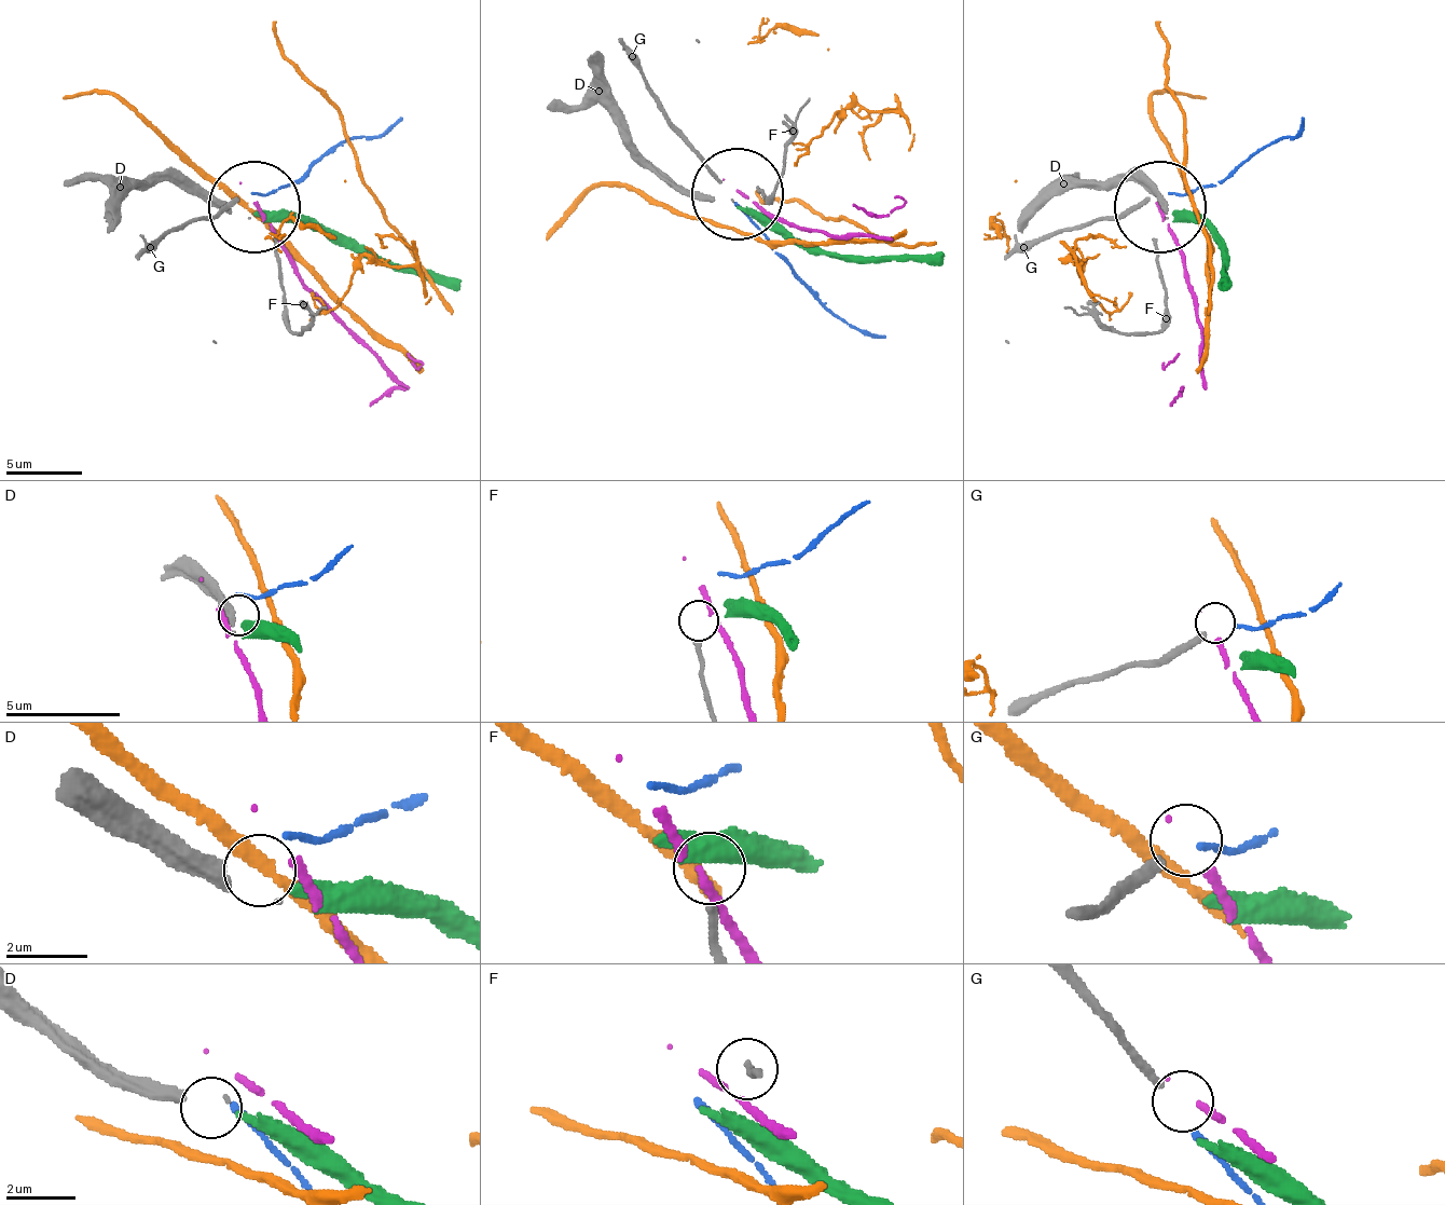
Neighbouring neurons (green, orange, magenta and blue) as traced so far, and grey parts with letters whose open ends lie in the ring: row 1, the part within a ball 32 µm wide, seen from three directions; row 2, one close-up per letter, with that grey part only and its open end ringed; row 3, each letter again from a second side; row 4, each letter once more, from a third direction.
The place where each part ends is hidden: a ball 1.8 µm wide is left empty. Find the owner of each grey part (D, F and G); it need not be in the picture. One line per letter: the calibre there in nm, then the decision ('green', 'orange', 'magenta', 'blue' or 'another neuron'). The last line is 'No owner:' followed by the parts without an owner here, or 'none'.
D: 280 nm thick; green
F: 190 nm thick; another neuron
G: 260 nm thick; another neuron
No owner: F, G

